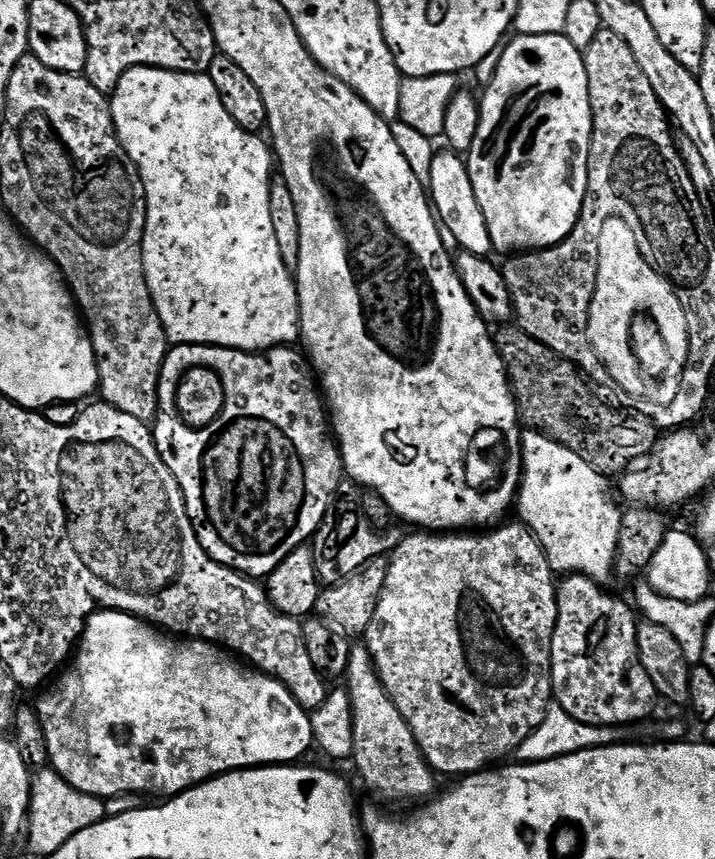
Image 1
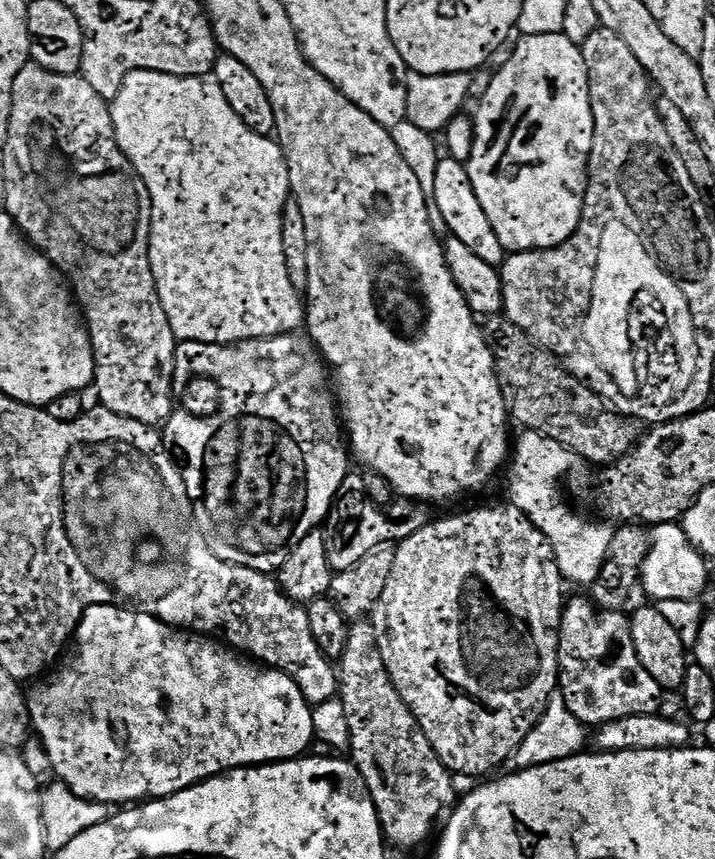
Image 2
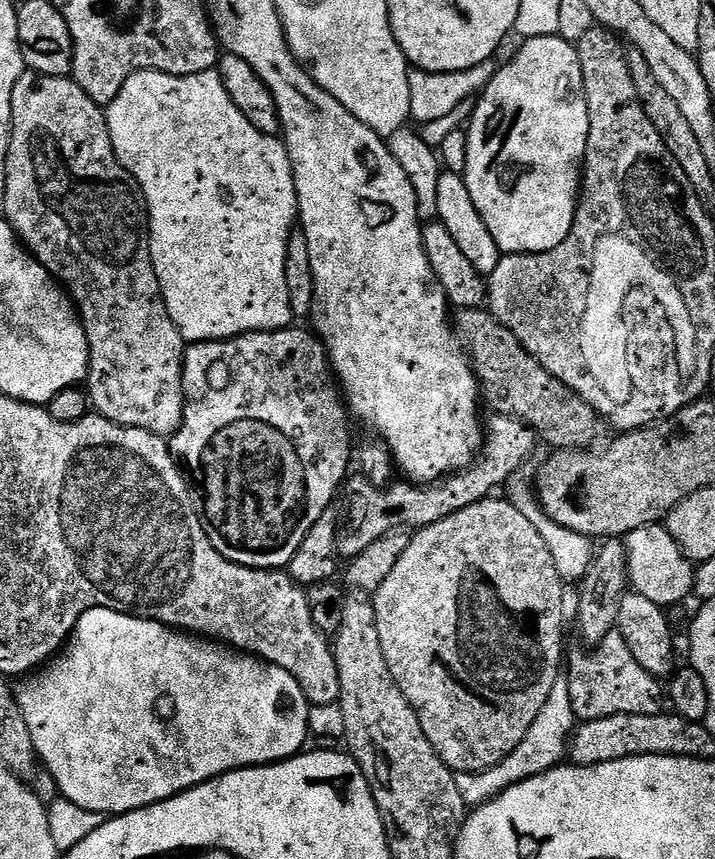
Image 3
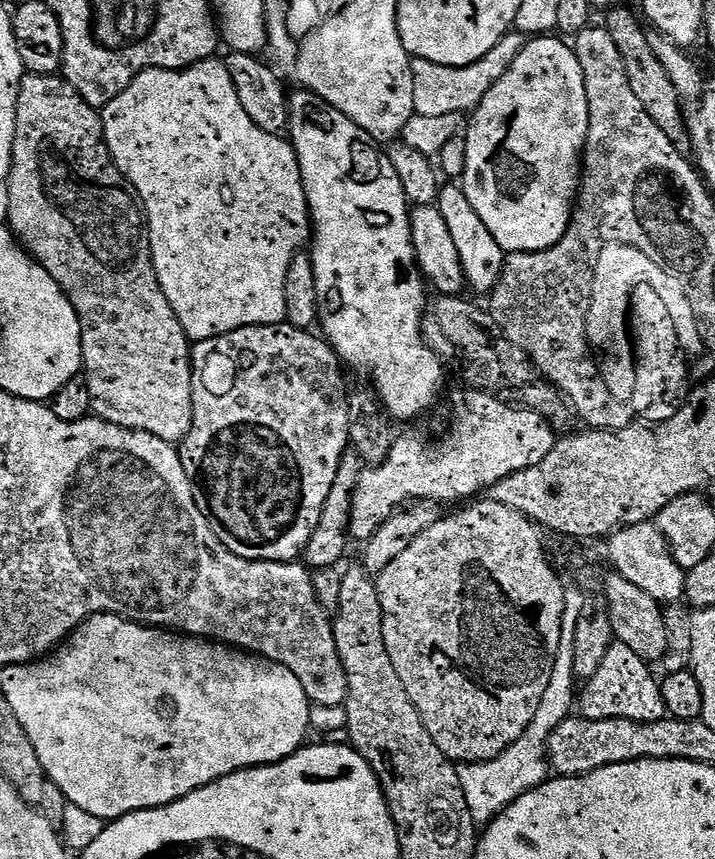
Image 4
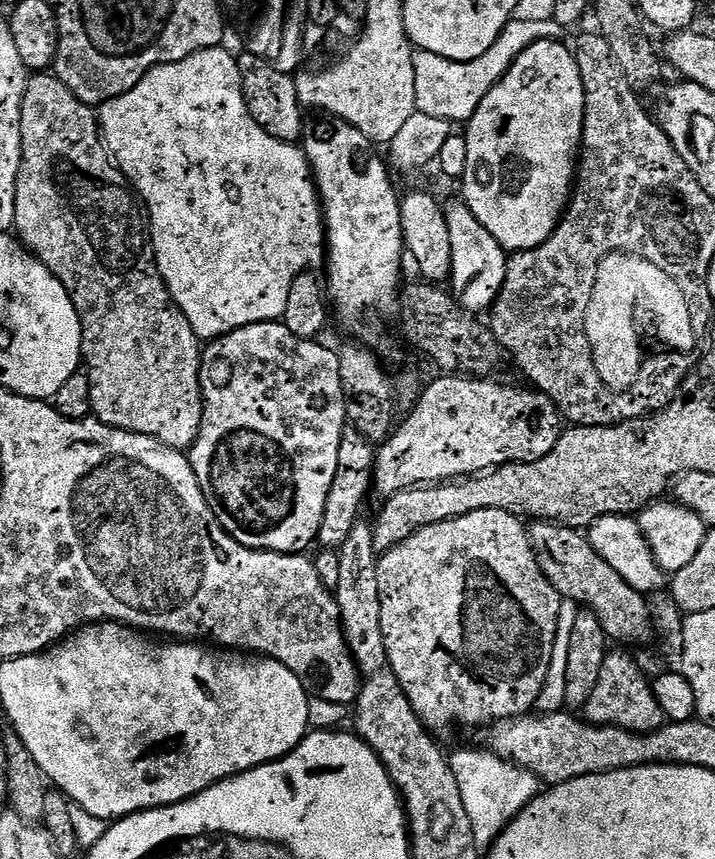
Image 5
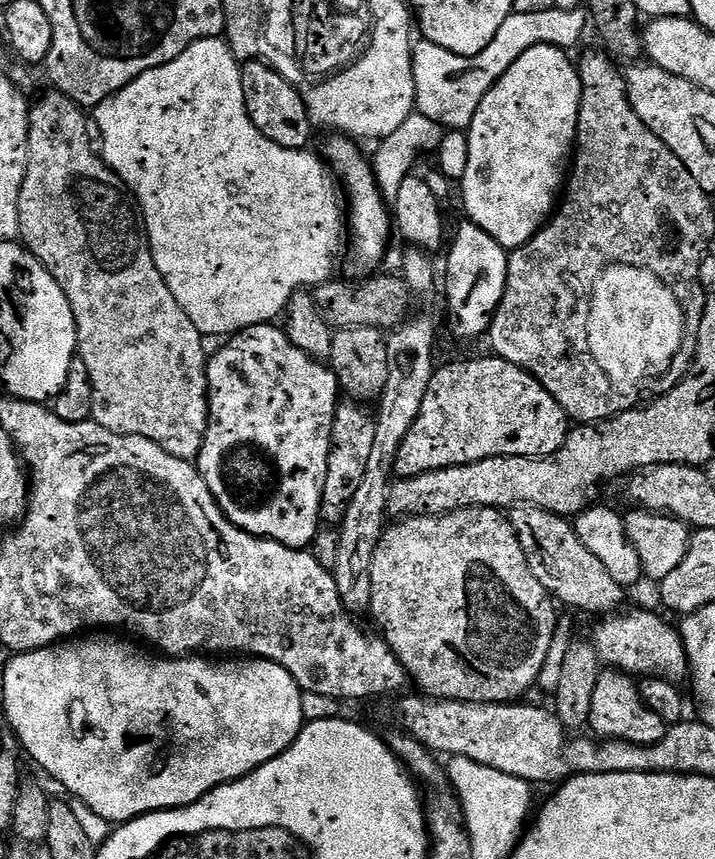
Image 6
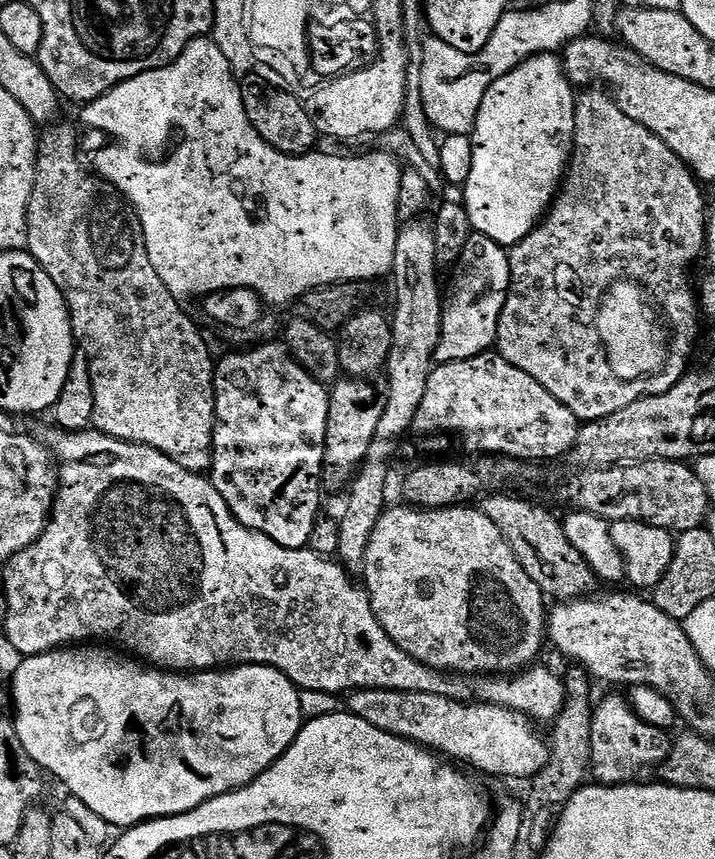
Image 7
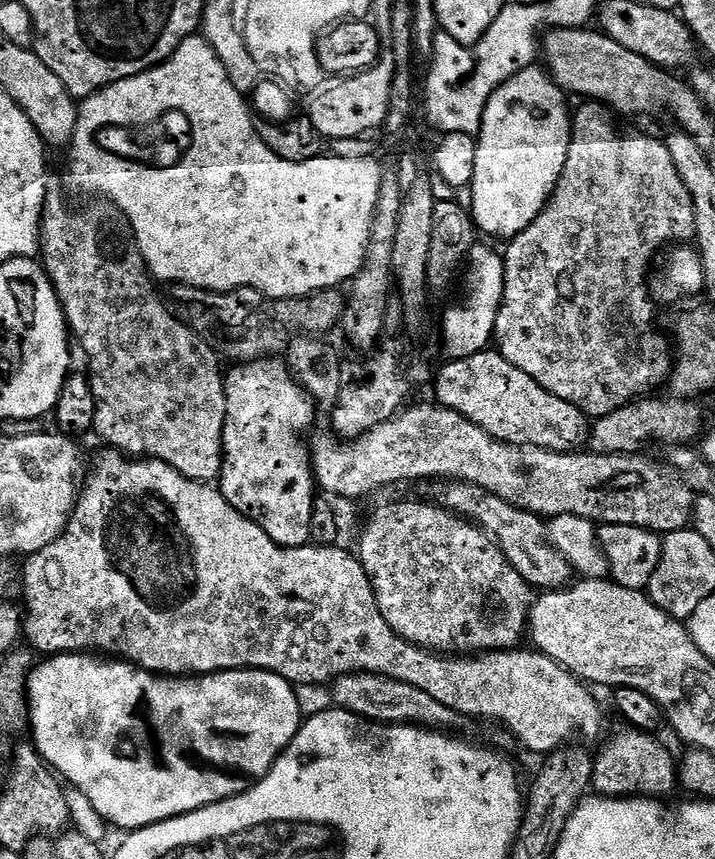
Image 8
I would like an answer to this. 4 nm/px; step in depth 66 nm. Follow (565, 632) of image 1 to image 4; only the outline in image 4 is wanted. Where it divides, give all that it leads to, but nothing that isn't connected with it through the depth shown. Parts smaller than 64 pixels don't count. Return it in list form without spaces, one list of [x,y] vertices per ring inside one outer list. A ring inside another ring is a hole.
[[[613,643],[610,654],[598,666],[598,674],[594,674],[583,685],[578,696],[579,715],[587,720],[605,720],[606,718],[626,718],[636,724],[658,722],[668,716],[666,702],[662,702],[660,680],[652,677],[649,665],[630,646]]]

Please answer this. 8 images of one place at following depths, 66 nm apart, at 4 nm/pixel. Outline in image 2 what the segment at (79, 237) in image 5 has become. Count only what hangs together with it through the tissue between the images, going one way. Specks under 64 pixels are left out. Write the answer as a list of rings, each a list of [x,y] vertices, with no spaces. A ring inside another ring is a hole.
[[[30,62],[14,78],[12,91],[12,109],[8,123],[8,137],[2,145],[4,152],[4,204],[3,211],[11,216],[21,232],[35,248],[43,252],[61,276],[70,285],[72,295],[83,315],[92,340],[92,353],[96,363],[94,389],[100,395],[99,403],[122,418],[130,418],[134,422],[142,422],[149,426],[164,426],[172,419],[174,397],[172,395],[172,367],[176,361],[177,338],[170,326],[170,318],[166,318],[166,310],[162,310],[162,298],[158,298],[158,286],[154,282],[154,270],[150,270],[150,234],[152,226],[152,202],[146,188],[146,182],[138,174],[138,170],[129,162],[126,154],[118,146],[116,131],[112,121],[112,110],[109,101],[104,100],[94,91],[94,86],[77,74],[54,74],[40,64]]]

